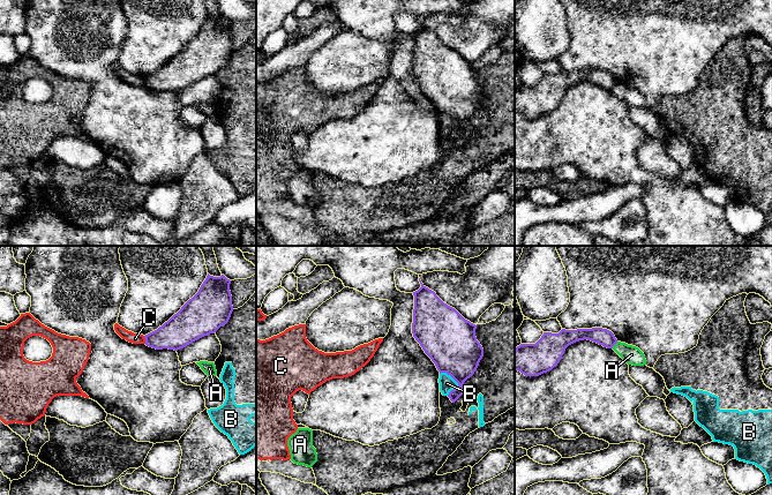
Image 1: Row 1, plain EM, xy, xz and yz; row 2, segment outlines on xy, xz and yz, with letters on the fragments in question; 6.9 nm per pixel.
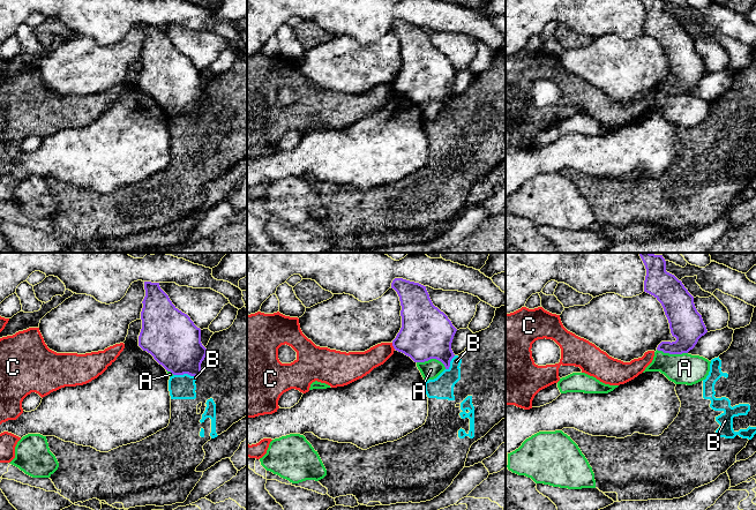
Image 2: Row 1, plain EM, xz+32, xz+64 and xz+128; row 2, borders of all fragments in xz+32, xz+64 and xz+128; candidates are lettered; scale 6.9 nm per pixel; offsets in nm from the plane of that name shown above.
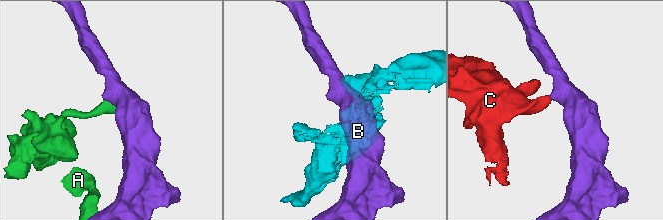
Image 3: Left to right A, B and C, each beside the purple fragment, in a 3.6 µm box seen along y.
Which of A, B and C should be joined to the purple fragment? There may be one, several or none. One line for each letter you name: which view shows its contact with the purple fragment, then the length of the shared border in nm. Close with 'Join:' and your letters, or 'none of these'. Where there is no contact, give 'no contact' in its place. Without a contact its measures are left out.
Join: none of these

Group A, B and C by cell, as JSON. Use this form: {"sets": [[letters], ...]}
{"sets": [["A"], ["B"], ["C"]]}

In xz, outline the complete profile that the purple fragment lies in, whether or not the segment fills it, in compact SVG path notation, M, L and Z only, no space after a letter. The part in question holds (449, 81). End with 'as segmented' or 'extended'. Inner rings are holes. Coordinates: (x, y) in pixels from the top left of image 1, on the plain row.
M419 23L421 29L413 33L412 75L440 115L447 114L458 125L448 136L455 144L464 134L464 123L477 112L484 90L475 78L477 67Z; as segmented

